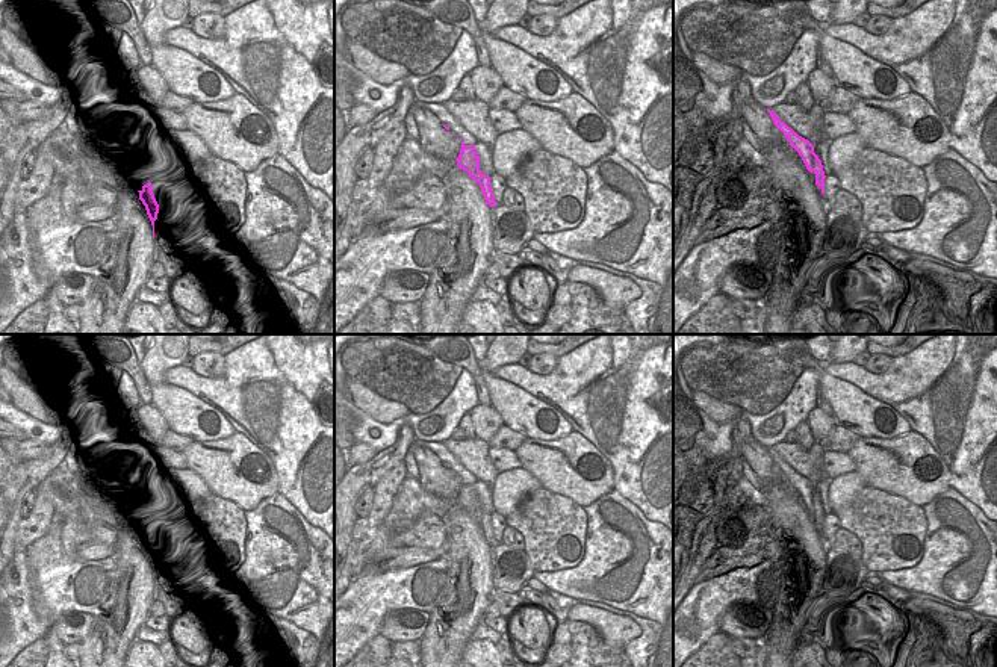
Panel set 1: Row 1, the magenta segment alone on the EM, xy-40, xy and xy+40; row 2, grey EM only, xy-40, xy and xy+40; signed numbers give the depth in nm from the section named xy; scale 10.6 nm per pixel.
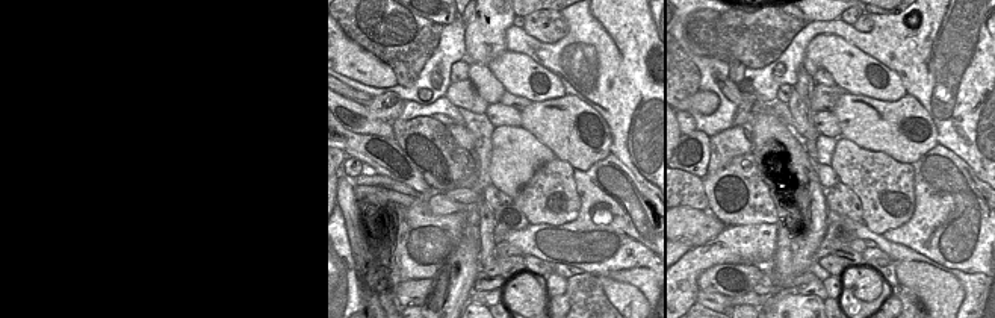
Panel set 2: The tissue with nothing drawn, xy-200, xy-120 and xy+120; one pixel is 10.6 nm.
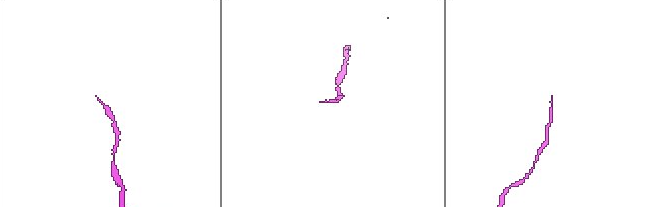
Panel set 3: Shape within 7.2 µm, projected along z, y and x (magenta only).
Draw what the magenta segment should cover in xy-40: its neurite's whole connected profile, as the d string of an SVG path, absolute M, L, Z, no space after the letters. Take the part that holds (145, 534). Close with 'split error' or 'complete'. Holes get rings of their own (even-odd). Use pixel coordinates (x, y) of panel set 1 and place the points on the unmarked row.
M148 520L147 523L142 525L139 531L139 538L142 540L142 543L145 544L147 554L151 560L153 564L153 576L154 576L154 560L157 558L157 552L159 552L159 543L154 537L153 528L151 528L151 520Z | complete

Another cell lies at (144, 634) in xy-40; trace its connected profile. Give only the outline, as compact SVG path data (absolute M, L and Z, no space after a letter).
M145 625L138 631L136 640L139 641L151 641L156 646L160 646L162 643L169 640L169 631L154 631L151 628L147 628Z

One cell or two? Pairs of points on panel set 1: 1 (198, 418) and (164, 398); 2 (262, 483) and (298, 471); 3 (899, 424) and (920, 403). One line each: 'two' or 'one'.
1: one
2: two
3: two

